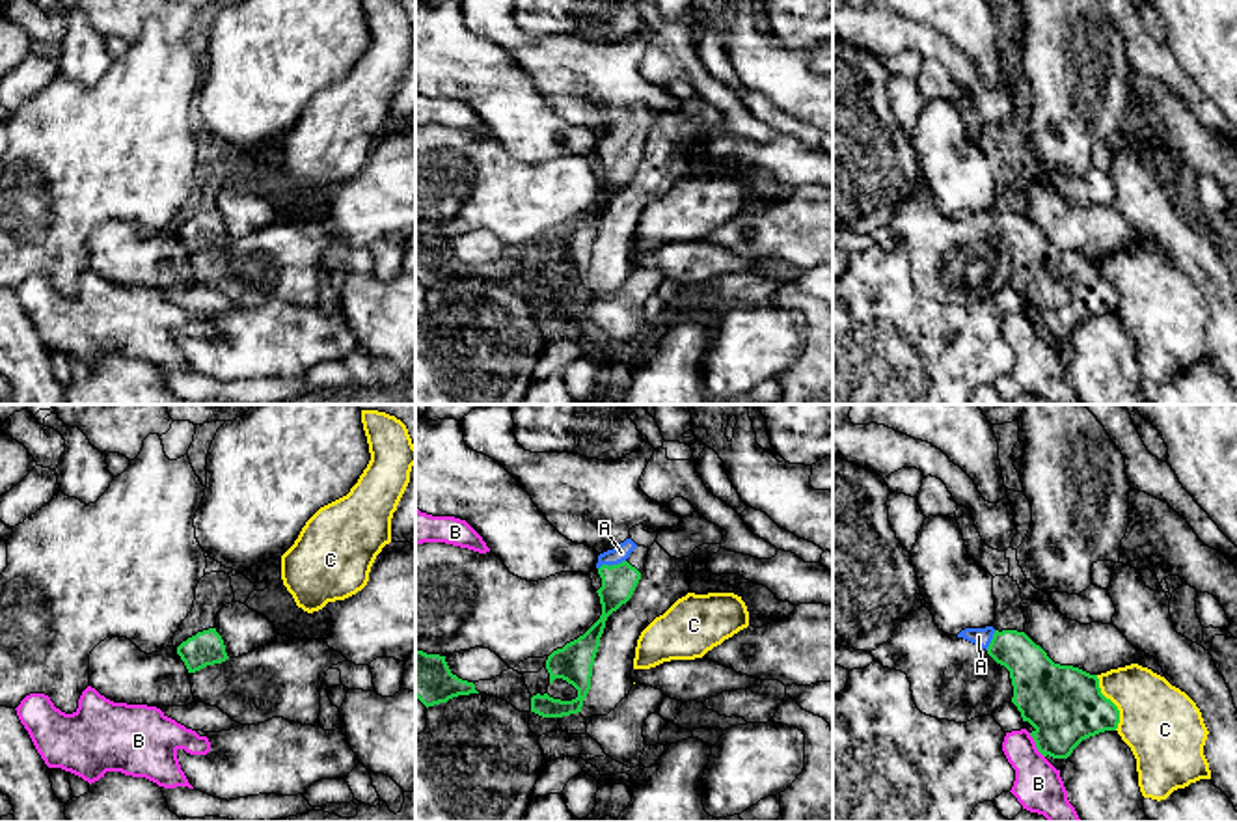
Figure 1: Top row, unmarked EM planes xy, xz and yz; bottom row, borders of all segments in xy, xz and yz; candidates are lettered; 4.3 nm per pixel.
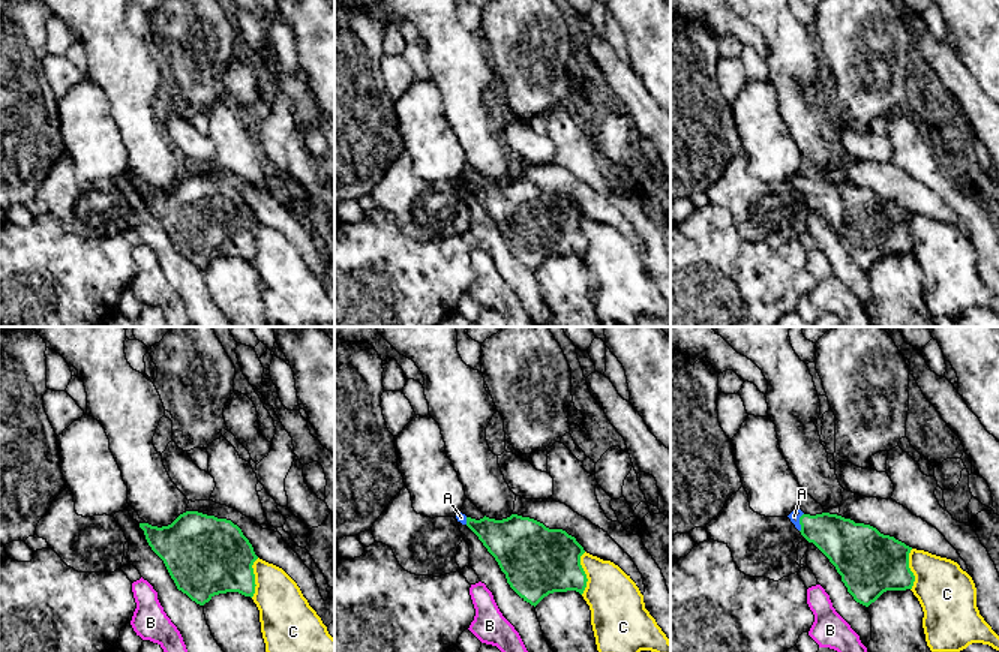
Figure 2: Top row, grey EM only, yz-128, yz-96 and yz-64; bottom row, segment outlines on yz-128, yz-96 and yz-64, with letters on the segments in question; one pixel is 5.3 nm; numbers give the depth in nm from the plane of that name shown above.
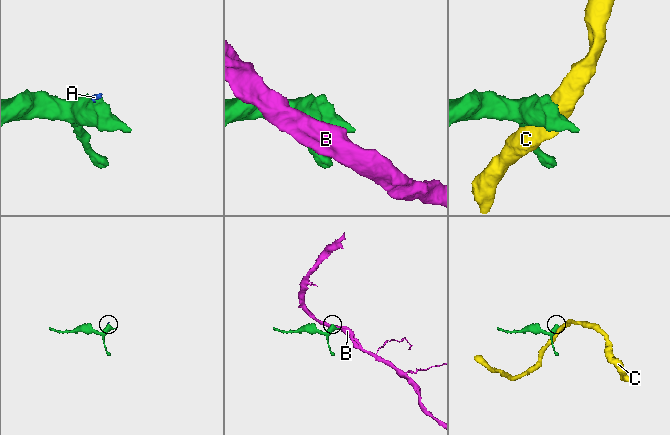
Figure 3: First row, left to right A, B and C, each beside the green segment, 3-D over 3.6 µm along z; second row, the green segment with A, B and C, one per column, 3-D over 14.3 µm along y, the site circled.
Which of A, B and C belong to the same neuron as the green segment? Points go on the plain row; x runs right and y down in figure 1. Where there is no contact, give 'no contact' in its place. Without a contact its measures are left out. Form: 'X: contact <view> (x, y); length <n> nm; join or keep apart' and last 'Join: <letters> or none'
A: contact xz (611, 148); length 130 nm; join
B: contact yz (1036, 328); length 130 nm; keep apart
C: contact yz (1113, 286); length 260 nm; keep apart
Join: A

